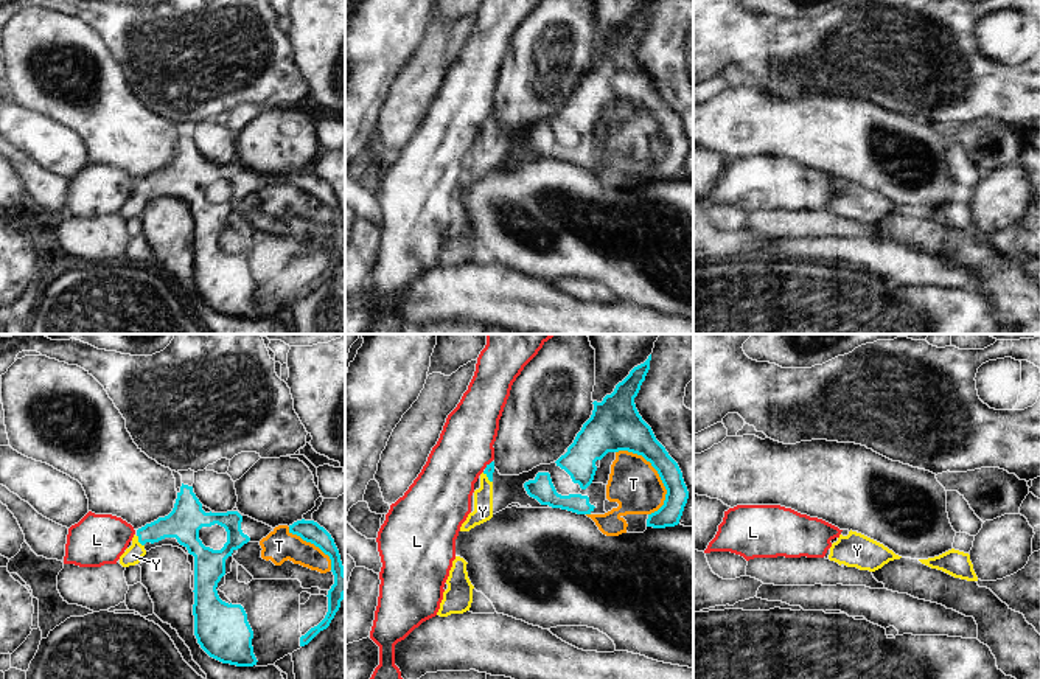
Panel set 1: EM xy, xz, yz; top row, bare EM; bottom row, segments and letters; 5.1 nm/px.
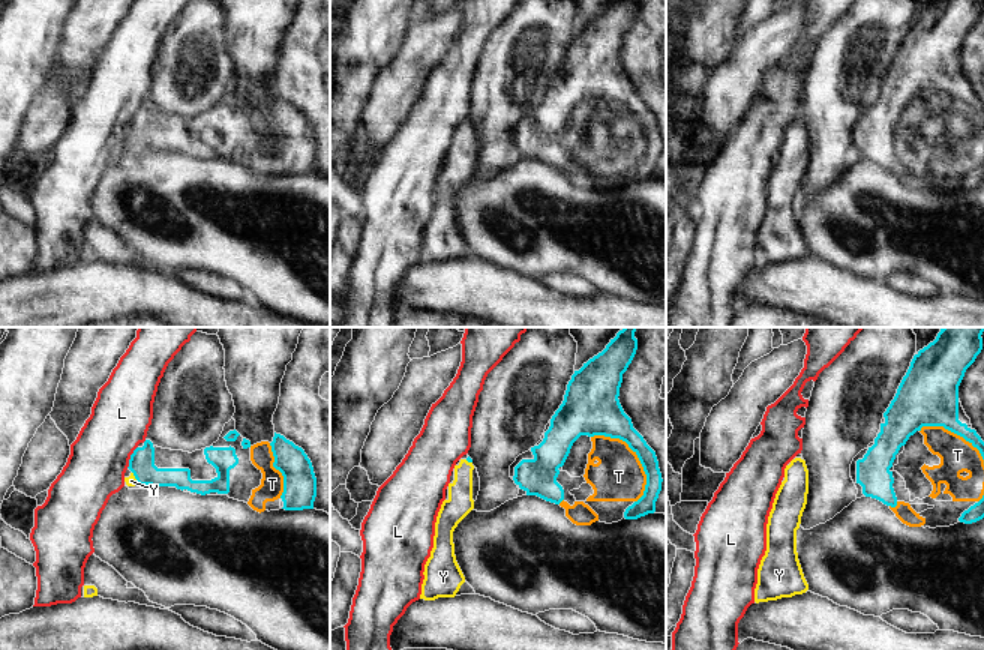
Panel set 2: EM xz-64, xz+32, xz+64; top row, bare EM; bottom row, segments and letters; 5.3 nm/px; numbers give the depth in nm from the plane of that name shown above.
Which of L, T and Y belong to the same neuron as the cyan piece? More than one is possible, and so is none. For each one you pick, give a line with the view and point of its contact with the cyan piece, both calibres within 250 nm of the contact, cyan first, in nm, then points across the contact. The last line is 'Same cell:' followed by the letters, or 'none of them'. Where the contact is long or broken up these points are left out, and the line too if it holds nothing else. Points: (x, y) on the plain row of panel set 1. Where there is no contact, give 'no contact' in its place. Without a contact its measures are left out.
T: xz (656, 121) | 190/260 nm
Y: xy (139, 193) | 170/90 nm | across xy (184, 176), (162, 179), (139, 193), (137, 202), (132, 207)
Same cell: T, Y

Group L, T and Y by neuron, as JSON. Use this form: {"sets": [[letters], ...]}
{"sets": [["L"], ["T", "Y"]]}

